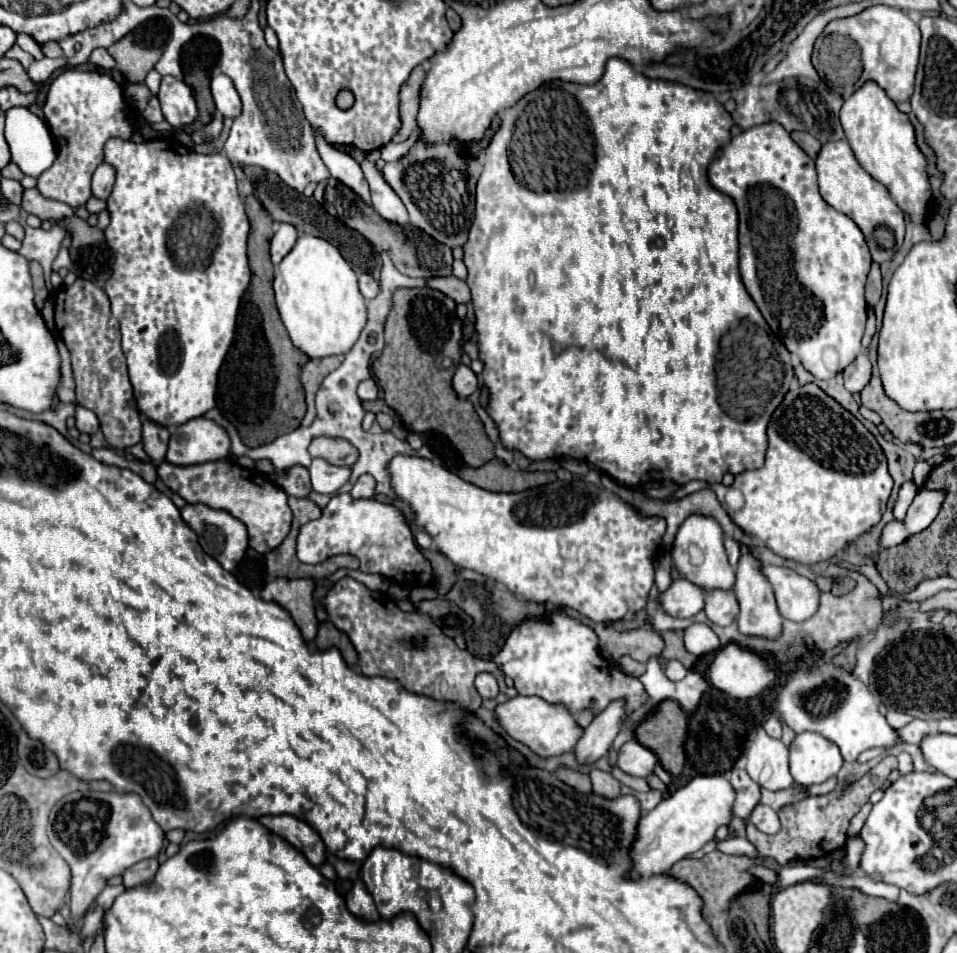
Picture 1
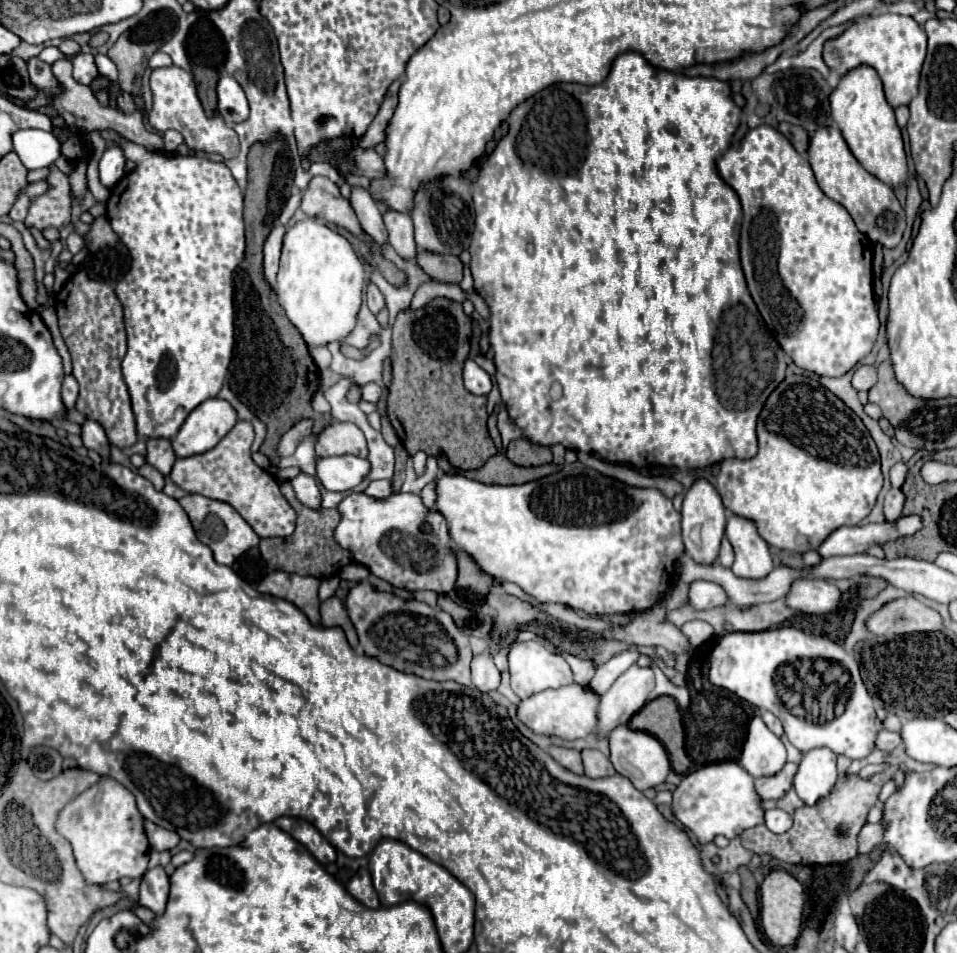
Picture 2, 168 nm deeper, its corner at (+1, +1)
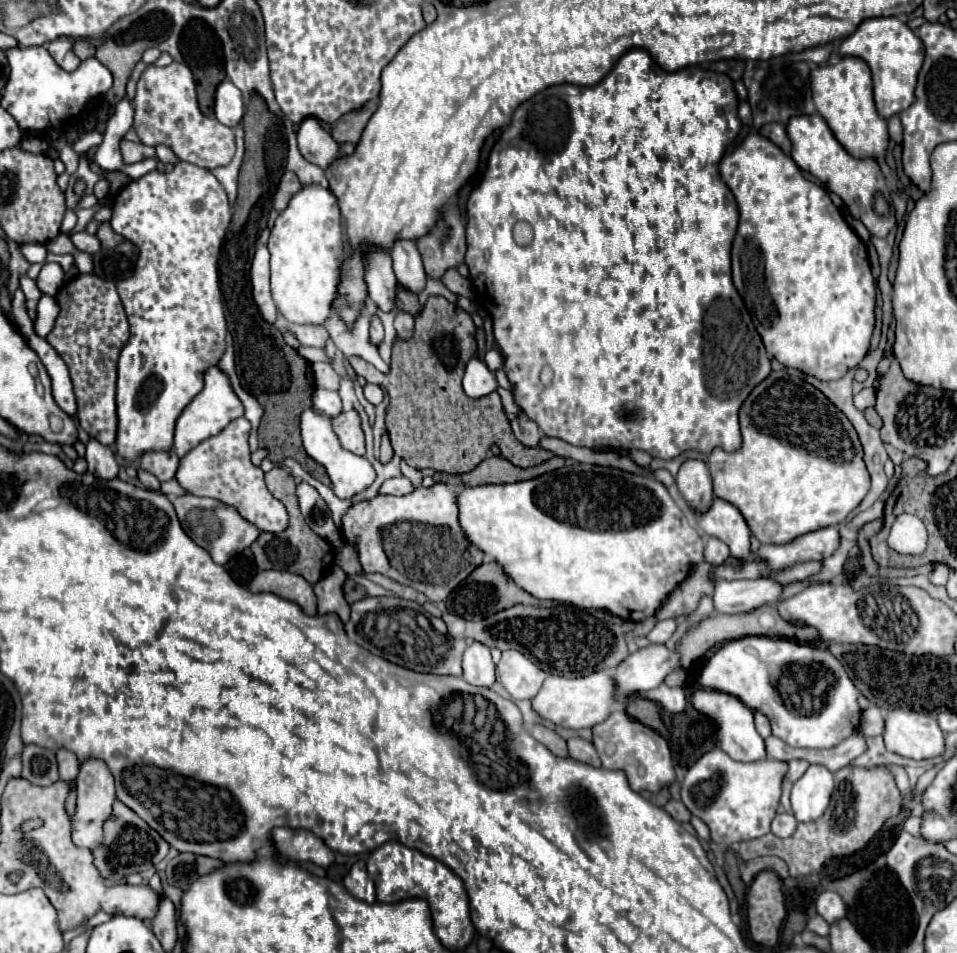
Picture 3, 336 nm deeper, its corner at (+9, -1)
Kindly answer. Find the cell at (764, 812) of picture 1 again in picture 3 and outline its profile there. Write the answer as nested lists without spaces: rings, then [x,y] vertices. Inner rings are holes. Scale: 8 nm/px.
[[[777,814],[771,824],[771,832],[779,838],[789,838],[795,830],[797,830],[797,820],[793,814]]]

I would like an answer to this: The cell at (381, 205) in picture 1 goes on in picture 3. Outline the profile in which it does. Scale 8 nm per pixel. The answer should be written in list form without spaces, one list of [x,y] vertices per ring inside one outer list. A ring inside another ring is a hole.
[[[397,240],[393,244],[391,258],[393,258],[393,270],[395,270],[399,286],[403,286],[405,290],[409,290],[413,294],[419,294],[425,288],[427,274],[423,270],[421,254],[417,252],[415,242]]]

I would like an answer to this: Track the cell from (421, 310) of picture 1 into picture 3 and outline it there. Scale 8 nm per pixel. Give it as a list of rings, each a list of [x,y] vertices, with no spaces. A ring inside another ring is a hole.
[[[431,296],[415,320],[413,338],[395,342],[389,374],[369,378],[369,382],[383,386],[391,398],[391,406],[387,410],[387,430],[395,454],[407,464],[415,468],[463,474],[485,460],[493,442],[501,448],[503,458],[521,468],[543,464],[553,456],[553,452],[543,448],[527,448],[515,438],[499,396],[491,396],[487,402],[465,396],[461,380],[465,364],[475,356],[475,352],[477,344],[471,316],[463,310],[461,318],[461,308],[457,304],[451,304],[441,296]]]

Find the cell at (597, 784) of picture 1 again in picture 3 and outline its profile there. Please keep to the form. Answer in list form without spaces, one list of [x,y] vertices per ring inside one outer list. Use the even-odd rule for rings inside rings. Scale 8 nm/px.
[[[575,736],[575,738],[569,738],[569,740],[567,740],[567,748],[569,748],[569,756],[571,756],[571,758],[581,760],[581,762],[585,762],[585,764],[591,764],[591,766],[595,766],[595,768],[601,766],[599,756],[597,756],[597,750],[595,750],[595,746],[593,746],[591,742]]]

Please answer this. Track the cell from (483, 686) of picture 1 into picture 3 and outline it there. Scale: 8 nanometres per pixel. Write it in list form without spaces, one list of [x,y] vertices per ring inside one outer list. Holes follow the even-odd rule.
[[[473,642],[463,654],[463,678],[473,686],[493,686],[495,664],[489,648],[481,642]]]

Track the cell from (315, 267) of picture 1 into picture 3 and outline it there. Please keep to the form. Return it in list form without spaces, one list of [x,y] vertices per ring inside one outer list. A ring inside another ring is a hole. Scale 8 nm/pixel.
[[[303,184],[303,188],[291,196],[287,208],[277,216],[267,248],[271,254],[271,296],[277,310],[295,324],[323,324],[331,316],[331,302],[335,300],[339,282],[339,256],[343,256],[341,212],[331,190],[321,188],[321,184]]]

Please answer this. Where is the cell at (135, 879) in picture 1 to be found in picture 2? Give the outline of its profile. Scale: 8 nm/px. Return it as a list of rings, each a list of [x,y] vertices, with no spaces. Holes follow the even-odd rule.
[[[161,866],[147,870],[139,884],[139,904],[147,906],[155,914],[165,910],[165,902],[169,896],[169,876]]]

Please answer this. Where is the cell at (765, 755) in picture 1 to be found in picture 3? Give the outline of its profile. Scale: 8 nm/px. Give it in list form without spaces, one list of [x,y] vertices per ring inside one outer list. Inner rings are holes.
[[[699,688],[699,690],[693,692],[691,702],[693,702],[693,706],[699,712],[703,712],[709,718],[713,718],[713,722],[717,726],[719,748],[723,752],[727,752],[733,760],[739,760],[739,762],[757,762],[757,760],[765,760],[767,758],[763,738],[759,736],[759,732],[755,730],[755,724],[753,724],[753,710],[747,708],[741,700],[737,700],[731,694],[719,692],[719,690]]]

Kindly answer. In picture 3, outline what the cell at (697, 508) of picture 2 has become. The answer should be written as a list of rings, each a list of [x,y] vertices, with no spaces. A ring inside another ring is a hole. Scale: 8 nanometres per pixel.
[[[685,460],[675,476],[683,500],[693,510],[707,510],[713,500],[711,474],[703,460]]]

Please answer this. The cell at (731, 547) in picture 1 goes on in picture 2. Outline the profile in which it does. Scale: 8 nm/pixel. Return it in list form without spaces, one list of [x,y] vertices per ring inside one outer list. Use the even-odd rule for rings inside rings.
[[[725,538],[723,544],[721,544],[721,552],[719,552],[717,562],[719,562],[721,566],[727,566],[727,568],[733,564],[733,548],[731,548],[731,544],[729,544],[727,538]]]

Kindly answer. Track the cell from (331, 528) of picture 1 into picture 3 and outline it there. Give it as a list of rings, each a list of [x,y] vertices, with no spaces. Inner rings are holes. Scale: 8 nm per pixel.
[[[437,482],[431,488],[415,488],[407,496],[377,496],[369,502],[359,502],[347,510],[343,518],[343,536],[347,542],[353,542],[359,550],[359,560],[365,572],[379,572],[399,584],[411,586],[423,592],[431,602],[443,602],[475,568],[485,560],[485,552],[469,544],[467,536],[461,532],[457,520],[457,490]]]

